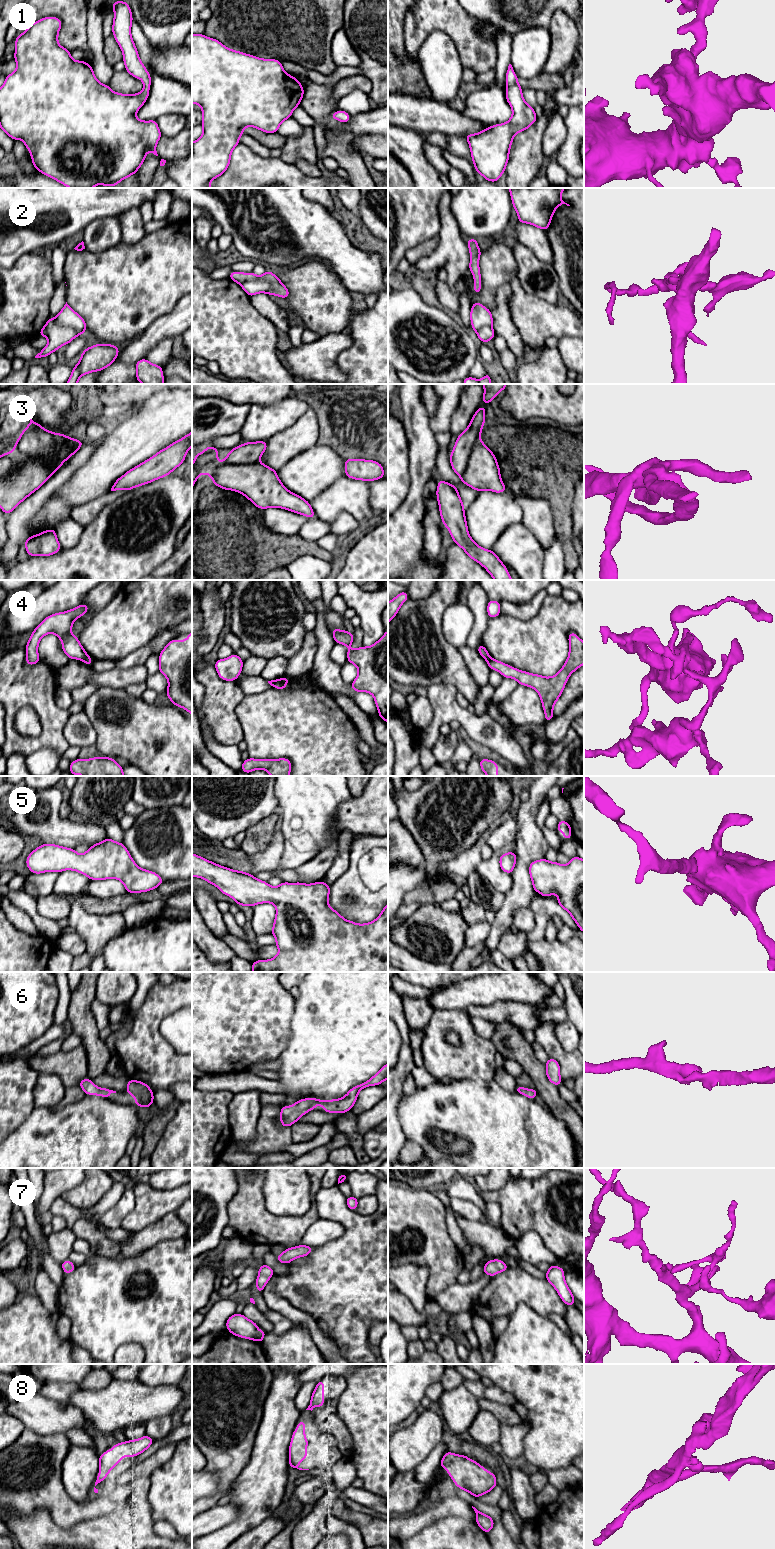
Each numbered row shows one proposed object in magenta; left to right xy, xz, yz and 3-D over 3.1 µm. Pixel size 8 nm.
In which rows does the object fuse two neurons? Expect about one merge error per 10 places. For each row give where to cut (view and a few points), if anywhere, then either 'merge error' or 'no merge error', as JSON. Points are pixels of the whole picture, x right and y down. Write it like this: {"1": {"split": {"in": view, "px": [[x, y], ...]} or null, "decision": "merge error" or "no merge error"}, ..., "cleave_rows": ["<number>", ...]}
{"1": {"split": null, "decision": "no merge error"}, "2": {"split": {"in": "xz", "px": [[240, 284], [245, 281], [265, 280], [270, 288]]}, "decision": "merge error"}, "3": {"split": null, "decision": "no merge error"}, "4": {"split": {"in": "yz", "px": [[490, 657], [486, 660]]}, "decision": "merge error"}, "5": {"split": null, "decision": "no merge error"}, "6": {"split": null, "decision": "no merge error"}, "7": {"split": null, "decision": "no merge error"}, "8": {"split": null, "decision": "no merge error"}, "cleave_rows": ["2", "4"]}

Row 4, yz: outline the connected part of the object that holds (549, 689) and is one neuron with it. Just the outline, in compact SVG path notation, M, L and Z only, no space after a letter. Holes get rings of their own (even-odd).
M575 632L569 633L568 640L568 658L561 670L552 677L521 671L491 657L486 660L490 669L500 672L504 678L513 678L520 685L537 691L545 713L545 722L554 717L553 706L561 696L569 676L584 664L584 642Z

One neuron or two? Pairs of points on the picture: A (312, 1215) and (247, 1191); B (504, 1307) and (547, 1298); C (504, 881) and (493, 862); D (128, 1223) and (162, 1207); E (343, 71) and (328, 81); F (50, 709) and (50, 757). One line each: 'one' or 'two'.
A: one
B: one
C: one
D: one
E: one
F: two

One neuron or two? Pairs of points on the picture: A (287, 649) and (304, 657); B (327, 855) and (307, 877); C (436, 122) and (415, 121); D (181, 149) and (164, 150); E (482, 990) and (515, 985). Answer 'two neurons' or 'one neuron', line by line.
A: two neurons
B: one neuron
C: one neuron
D: one neuron
E: one neuron

